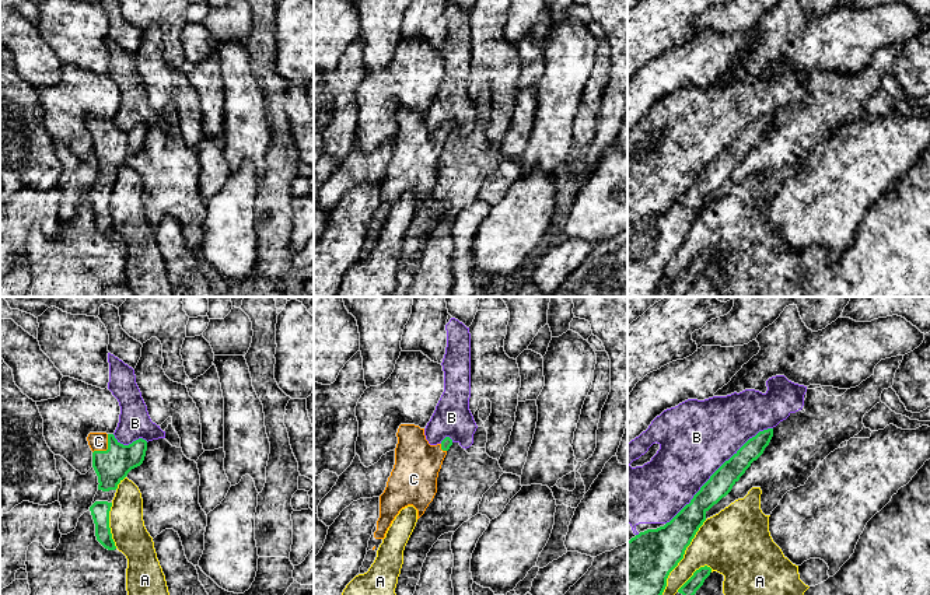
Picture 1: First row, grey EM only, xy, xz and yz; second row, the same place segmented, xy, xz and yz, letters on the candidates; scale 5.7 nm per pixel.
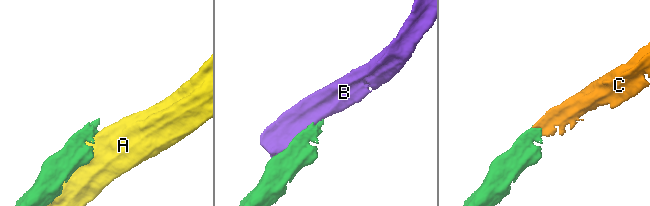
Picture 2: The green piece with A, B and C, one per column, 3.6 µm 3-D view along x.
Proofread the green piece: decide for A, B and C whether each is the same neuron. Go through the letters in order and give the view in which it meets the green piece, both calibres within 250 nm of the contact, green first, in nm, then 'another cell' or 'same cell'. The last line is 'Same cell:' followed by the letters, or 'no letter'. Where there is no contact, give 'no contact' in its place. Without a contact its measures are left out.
A: yz | 380/260 nm | another cell
B: yz | 140/420 nm | another cell
C: xy | 190/110 nm | same cell
Same cell: C

